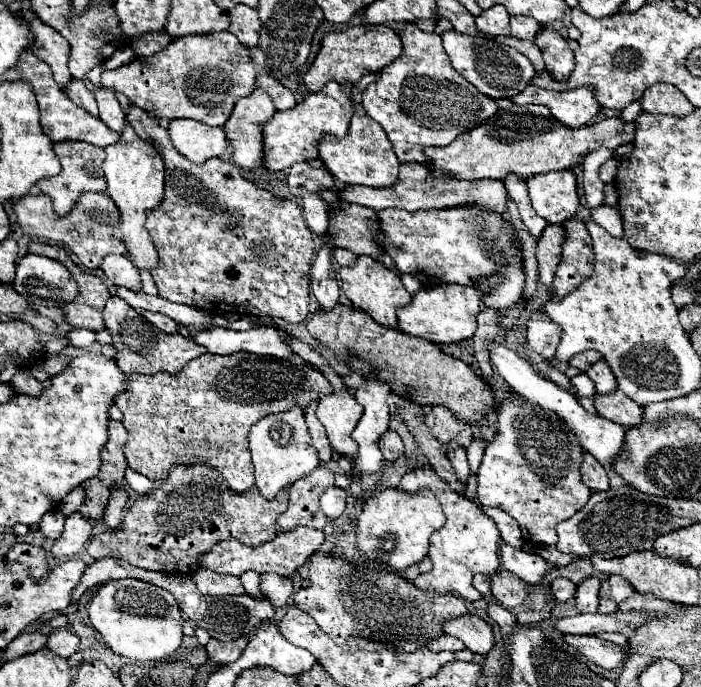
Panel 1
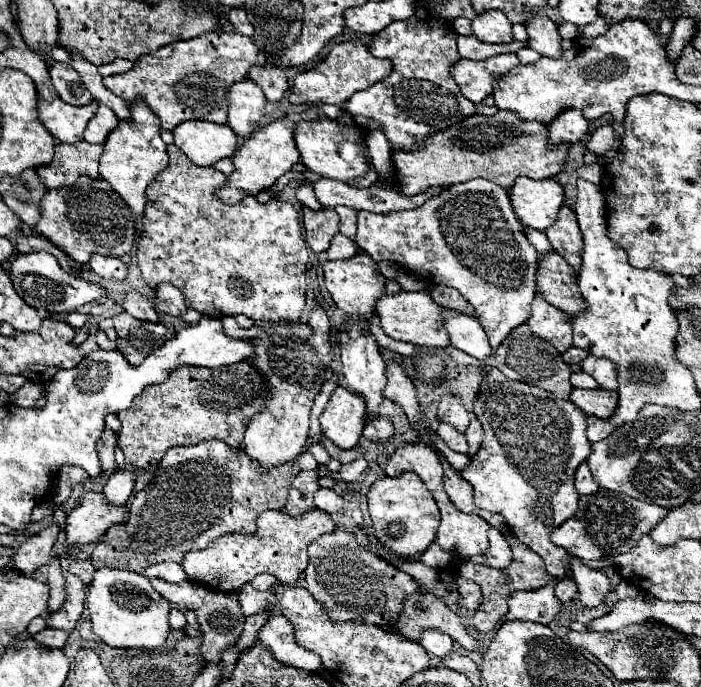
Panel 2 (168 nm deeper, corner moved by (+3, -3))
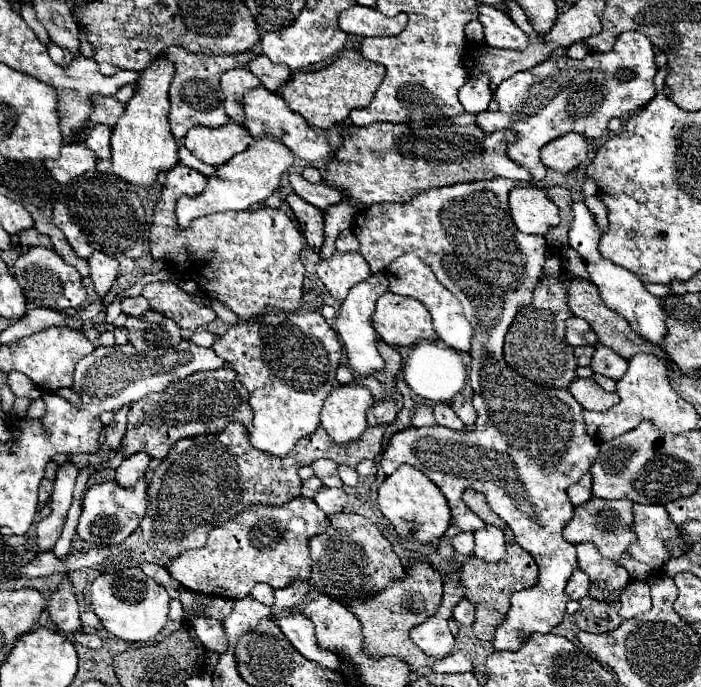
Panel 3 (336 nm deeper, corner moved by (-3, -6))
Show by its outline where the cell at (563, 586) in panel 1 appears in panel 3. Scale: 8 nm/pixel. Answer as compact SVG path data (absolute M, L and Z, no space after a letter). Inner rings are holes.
M577 568L567 582L567 594L571 600L581 600L583 596L587 596L587 590L589 590L589 576Z

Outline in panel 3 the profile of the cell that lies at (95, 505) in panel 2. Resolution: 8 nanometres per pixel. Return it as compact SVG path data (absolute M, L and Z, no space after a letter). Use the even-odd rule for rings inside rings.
M147 478L137 480L135 486L123 488L115 480L103 482L103 484L93 484L83 498L83 512L79 518L77 534L81 540L95 544L95 546L113 546L121 544L127 536L135 532L135 528L141 524L141 520L147 514Z

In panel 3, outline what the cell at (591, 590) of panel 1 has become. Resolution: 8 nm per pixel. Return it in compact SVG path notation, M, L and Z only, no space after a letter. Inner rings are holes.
M587 542L587 544L579 544L575 548L577 548L579 568L583 572L587 572L587 576L591 580L589 596L593 596L595 600L609 598L613 590L623 588L631 580L629 572L623 566L619 566L617 562L601 556L599 550L595 548L595 544Z

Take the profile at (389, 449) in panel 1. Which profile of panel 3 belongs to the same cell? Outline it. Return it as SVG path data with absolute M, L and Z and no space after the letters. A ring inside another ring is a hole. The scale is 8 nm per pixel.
M389 398L375 400L367 412L367 422L369 422L369 426L391 424L395 420L395 414L397 414L397 406L393 400L389 400Z

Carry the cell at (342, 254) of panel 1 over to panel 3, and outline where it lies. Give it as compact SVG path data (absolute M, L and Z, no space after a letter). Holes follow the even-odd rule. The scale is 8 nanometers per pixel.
M343 230L335 244L337 244L337 250L341 250L341 252L357 252L359 250L359 240L353 234L353 230Z

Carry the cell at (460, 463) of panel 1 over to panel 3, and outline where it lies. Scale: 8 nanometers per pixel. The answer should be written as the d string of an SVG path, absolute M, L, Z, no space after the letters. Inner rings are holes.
M437 404L435 406L435 420L437 424L451 428L451 430L465 430L465 424L457 418L457 414L451 410L449 404Z

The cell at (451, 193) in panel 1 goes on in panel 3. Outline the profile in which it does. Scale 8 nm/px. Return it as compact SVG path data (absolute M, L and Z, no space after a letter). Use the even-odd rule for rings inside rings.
M289 172L289 182L291 182L291 188L293 188L295 194L299 194L305 202L313 204L319 210L341 202L341 198L339 198L341 194L335 188L327 188L323 182L321 184L311 184L297 172Z

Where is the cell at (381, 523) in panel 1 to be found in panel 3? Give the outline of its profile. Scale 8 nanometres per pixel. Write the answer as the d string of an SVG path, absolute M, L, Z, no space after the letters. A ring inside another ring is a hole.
M407 464L399 466L379 486L379 508L401 536L413 534L413 538L419 540L421 544L439 540L451 524L451 510L443 492L421 470Z

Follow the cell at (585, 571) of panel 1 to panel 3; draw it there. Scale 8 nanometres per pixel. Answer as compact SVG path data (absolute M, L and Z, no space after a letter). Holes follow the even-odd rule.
M505 528L505 542L507 542L507 552L503 560L497 564L489 564L485 560L479 560L477 556L471 556L463 564L463 584L465 584L465 598L475 604L475 622L473 630L479 640L493 640L493 632L497 626L505 622L505 614L509 610L509 598L515 590L531 588L537 584L537 564L529 552L525 552L519 544L513 540L511 528Z

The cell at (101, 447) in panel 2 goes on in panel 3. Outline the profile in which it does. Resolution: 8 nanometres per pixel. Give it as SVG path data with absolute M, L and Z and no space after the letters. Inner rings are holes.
M129 406L127 408L121 408L119 412L115 412L113 416L113 422L105 428L107 430L107 446L111 450L117 450L119 444L121 444L121 438L125 434L125 428L127 428L127 412L129 412Z

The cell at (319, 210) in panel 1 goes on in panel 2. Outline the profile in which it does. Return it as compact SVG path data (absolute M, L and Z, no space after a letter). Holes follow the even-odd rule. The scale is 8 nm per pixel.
M307 181L307 183L303 183L303 185L299 185L297 187L297 201L303 205L303 207L307 207L307 209L313 209L313 211L319 211L323 205L317 201L317 197L315 197L315 193L313 193L313 185Z

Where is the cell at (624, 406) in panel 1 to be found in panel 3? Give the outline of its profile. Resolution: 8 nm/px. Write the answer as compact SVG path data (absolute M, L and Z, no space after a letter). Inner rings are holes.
M575 378L569 390L585 410L603 412L609 410L615 402L619 402L617 392L605 392L603 388L599 388L599 384L595 384L593 378Z

